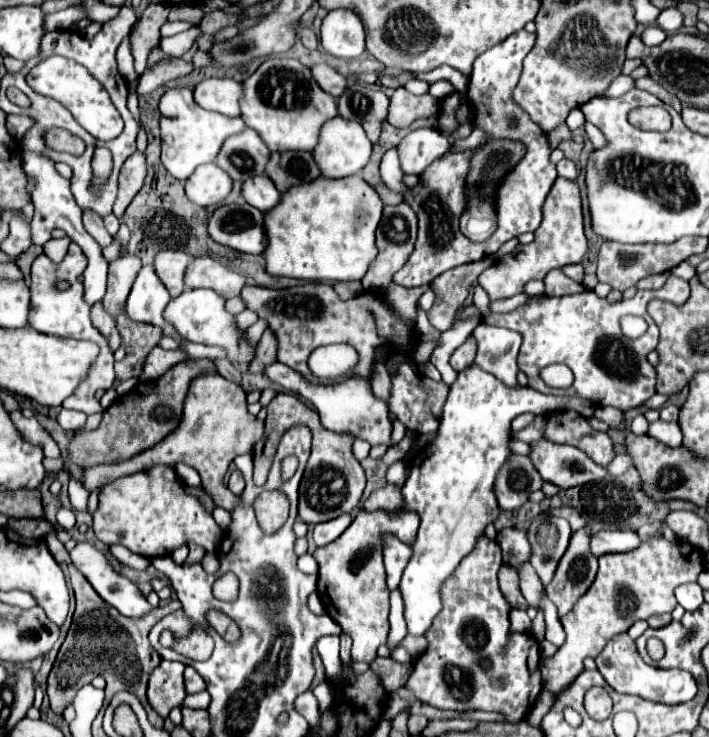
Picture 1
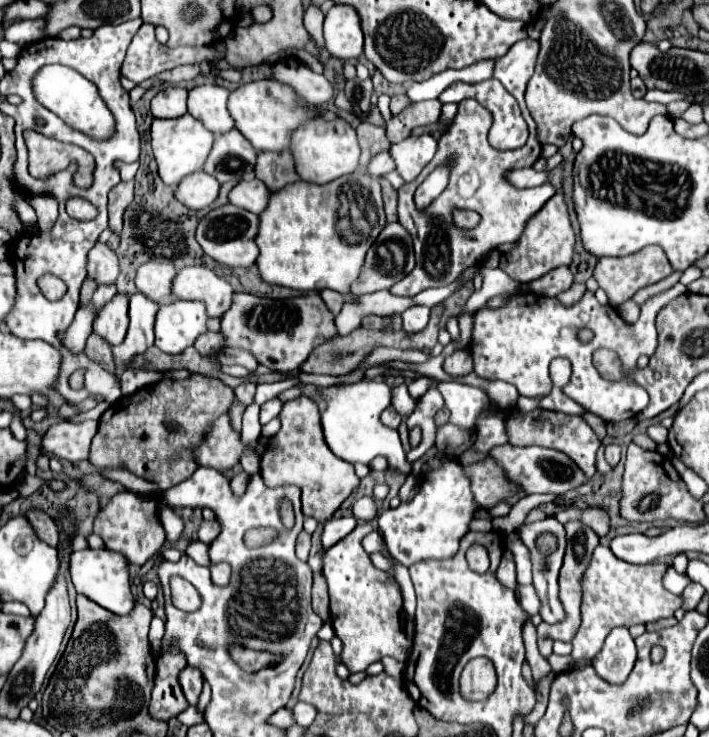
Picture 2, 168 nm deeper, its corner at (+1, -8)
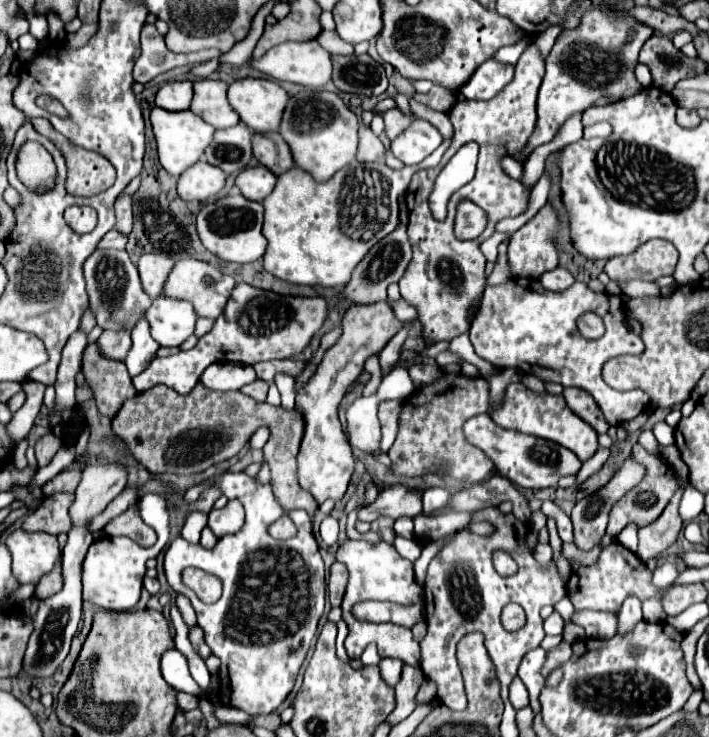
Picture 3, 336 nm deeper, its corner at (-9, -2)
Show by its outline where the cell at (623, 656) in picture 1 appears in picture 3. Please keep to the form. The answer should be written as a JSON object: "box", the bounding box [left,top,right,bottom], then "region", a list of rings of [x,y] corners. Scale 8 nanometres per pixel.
{"box":[618,594,642,632],"region":[[[632,594],[624,600],[624,604],[618,612],[618,632],[630,632],[634,628],[634,624],[638,624],[640,620],[642,620],[640,600]]]}

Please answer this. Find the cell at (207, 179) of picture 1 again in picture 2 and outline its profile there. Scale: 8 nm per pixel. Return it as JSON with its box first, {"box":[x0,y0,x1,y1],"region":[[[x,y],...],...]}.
{"box":[176,170,220,210],"region":[[[200,170],[196,174],[190,174],[178,184],[176,198],[192,210],[202,210],[214,204],[214,200],[218,198],[218,192],[220,192],[220,184],[216,182],[216,178]]]}

